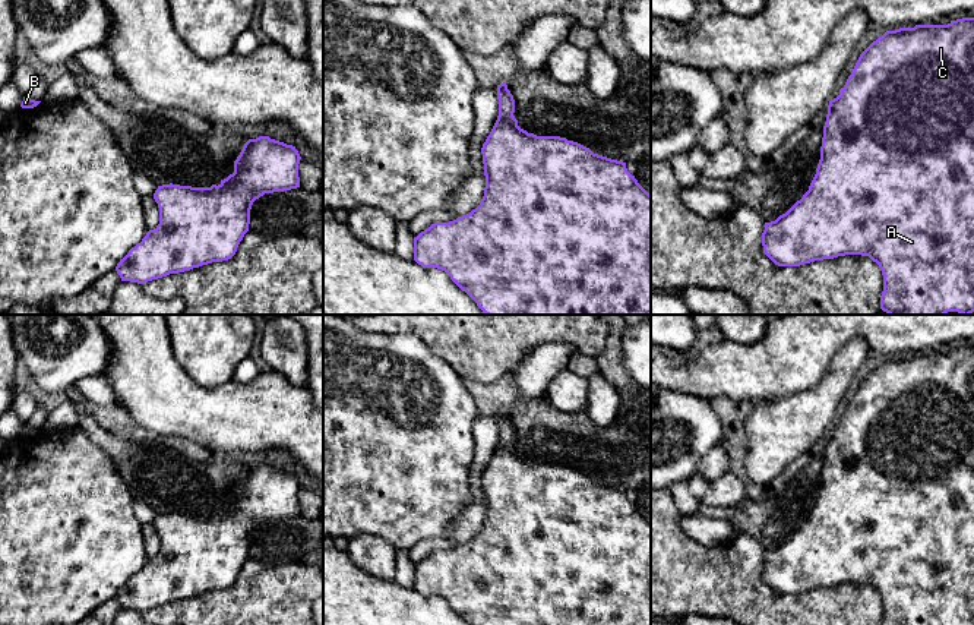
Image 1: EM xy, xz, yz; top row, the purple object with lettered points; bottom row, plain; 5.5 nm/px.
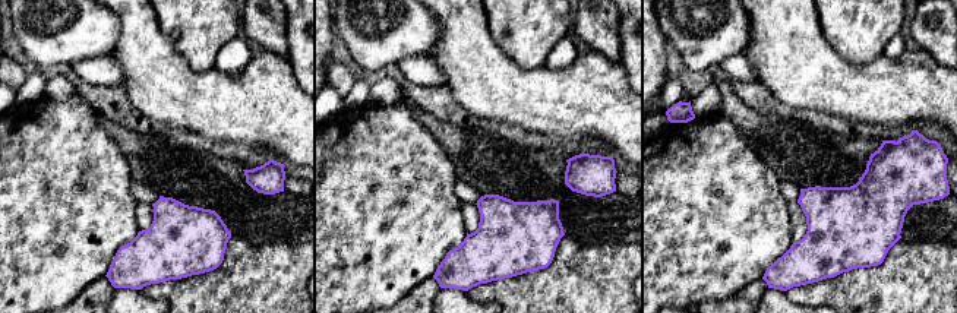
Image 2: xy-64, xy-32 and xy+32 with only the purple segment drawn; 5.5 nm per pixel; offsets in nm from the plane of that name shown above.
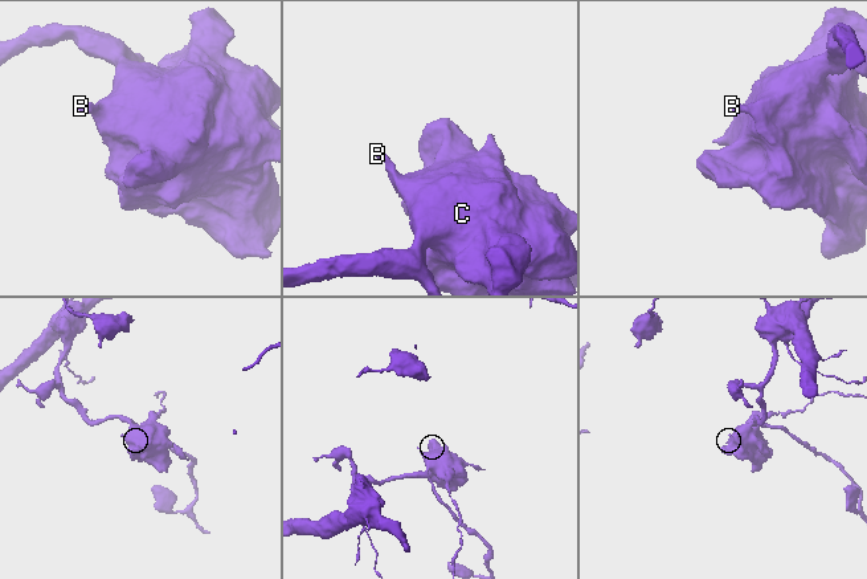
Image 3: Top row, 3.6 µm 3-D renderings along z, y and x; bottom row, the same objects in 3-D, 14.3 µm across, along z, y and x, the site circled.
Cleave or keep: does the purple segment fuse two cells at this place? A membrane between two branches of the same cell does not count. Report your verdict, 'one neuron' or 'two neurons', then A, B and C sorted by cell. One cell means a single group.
one neuron; A B C

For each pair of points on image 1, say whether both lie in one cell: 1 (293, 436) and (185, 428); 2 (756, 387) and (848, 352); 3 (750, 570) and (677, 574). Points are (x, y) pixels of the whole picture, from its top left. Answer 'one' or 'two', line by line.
1: one
2: two
3: one

